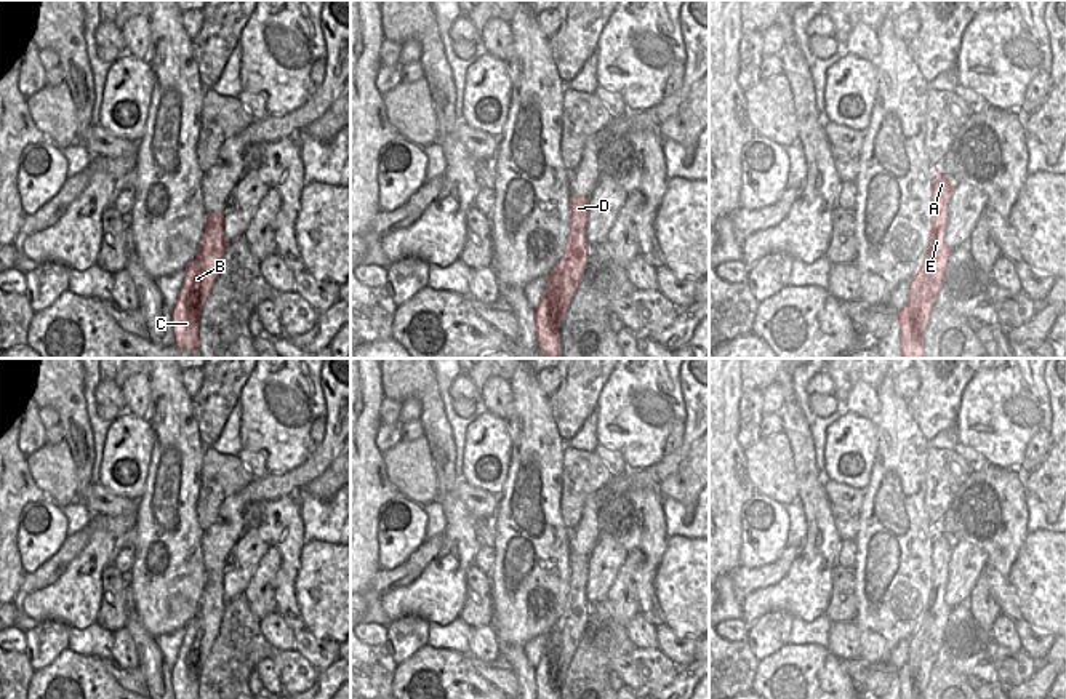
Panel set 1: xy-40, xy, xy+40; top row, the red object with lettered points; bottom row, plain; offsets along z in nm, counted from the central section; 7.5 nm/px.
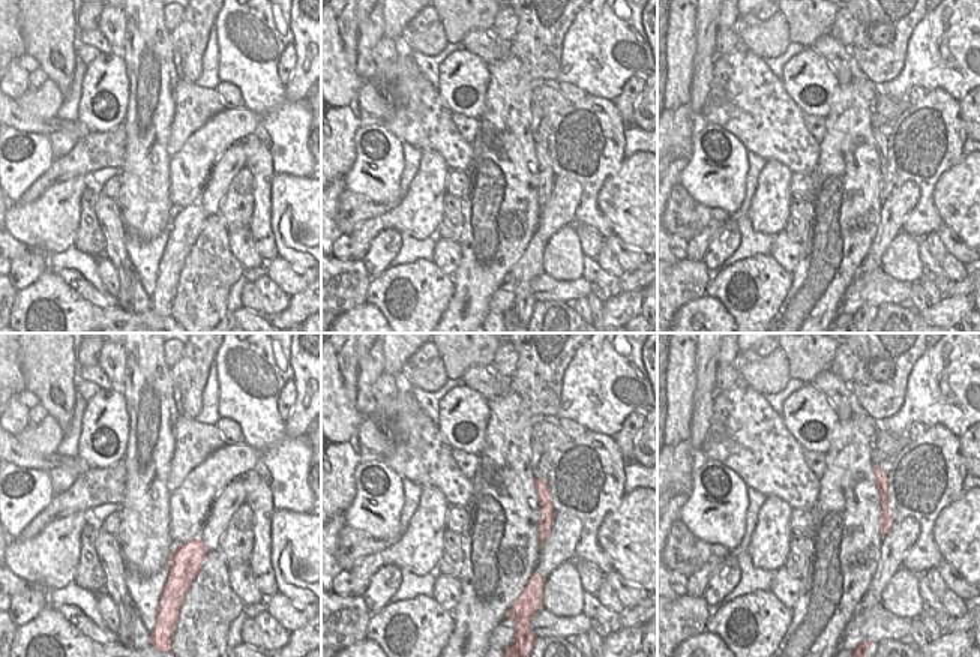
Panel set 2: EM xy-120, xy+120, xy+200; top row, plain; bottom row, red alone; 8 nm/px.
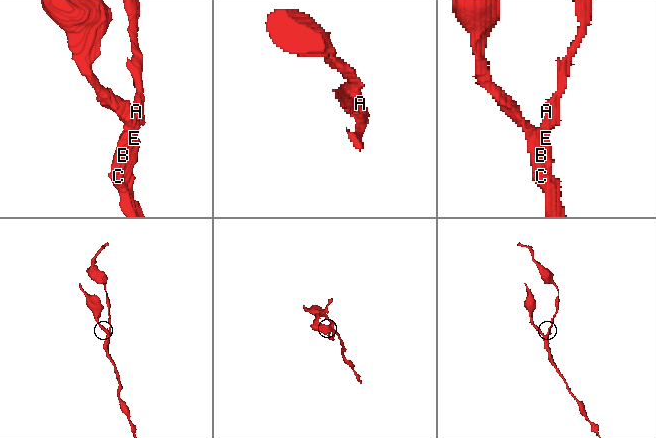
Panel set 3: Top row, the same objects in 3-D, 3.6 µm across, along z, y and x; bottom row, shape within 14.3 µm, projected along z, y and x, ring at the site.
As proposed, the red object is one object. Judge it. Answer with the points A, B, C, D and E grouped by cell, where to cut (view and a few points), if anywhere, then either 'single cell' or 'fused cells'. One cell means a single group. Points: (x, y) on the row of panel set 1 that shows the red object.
groups A D / B C E; cut xy-40 (210, 216), (215, 227), (221, 231); fused cells

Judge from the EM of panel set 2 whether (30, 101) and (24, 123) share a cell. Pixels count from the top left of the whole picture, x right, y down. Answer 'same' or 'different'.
different

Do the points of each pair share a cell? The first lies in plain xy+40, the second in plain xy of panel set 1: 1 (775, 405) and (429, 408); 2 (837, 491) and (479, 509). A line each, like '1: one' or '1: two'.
1: two
2: one

